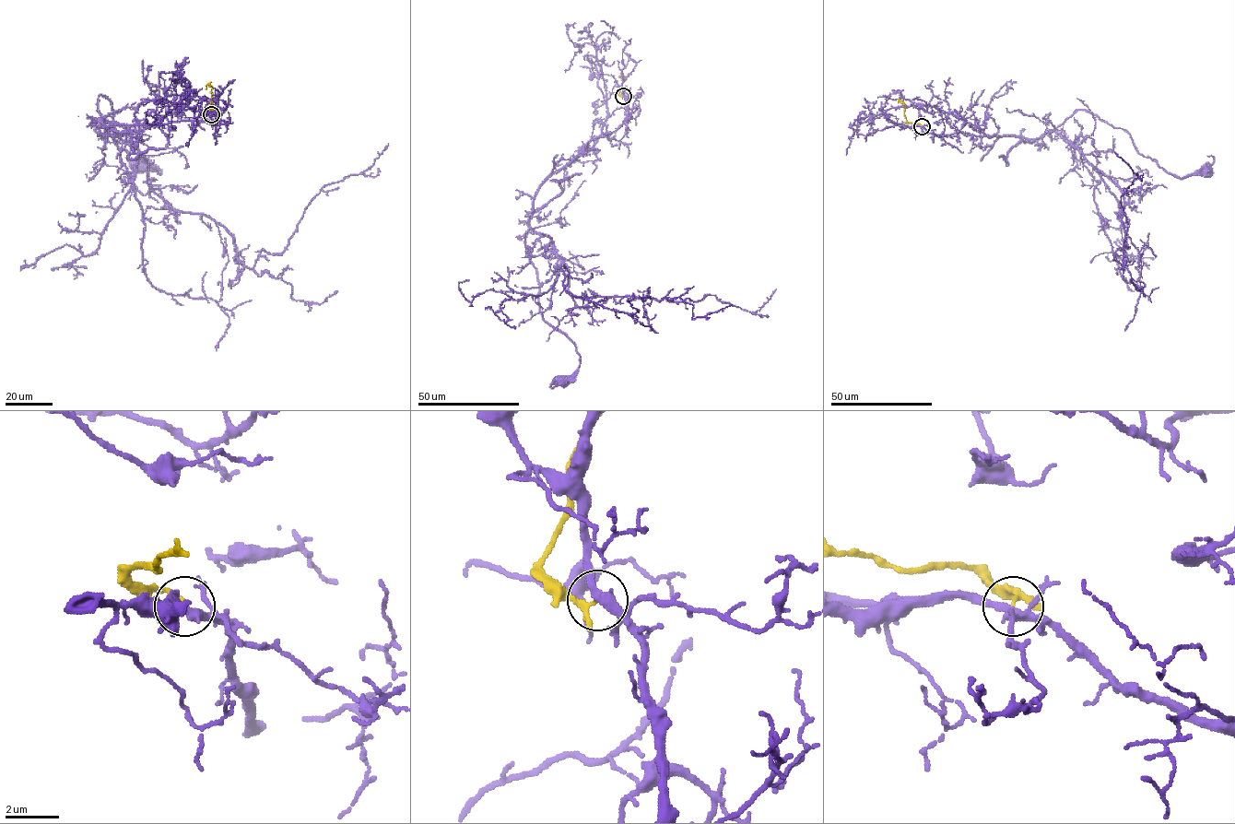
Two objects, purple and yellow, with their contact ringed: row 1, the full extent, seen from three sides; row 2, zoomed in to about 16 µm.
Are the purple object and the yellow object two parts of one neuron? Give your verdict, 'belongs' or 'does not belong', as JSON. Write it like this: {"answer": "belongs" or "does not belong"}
{"answer": "does not belong"}

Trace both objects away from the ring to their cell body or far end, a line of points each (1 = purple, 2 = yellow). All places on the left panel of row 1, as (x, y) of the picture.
1: (211, 114), (215, 125), (107, 128), (99, 95), (113, 111), (118, 147), (160, 173), (139, 166)
2: (211, 114), (206, 111), (210, 108), (212, 87), (207, 84), (205, 89)

